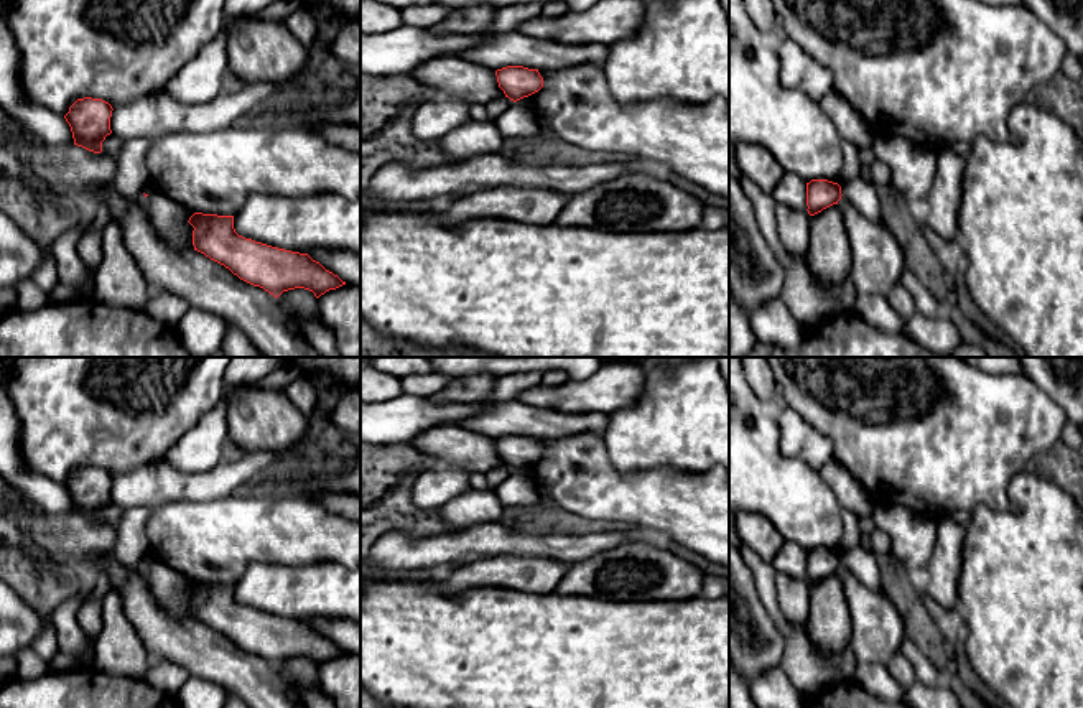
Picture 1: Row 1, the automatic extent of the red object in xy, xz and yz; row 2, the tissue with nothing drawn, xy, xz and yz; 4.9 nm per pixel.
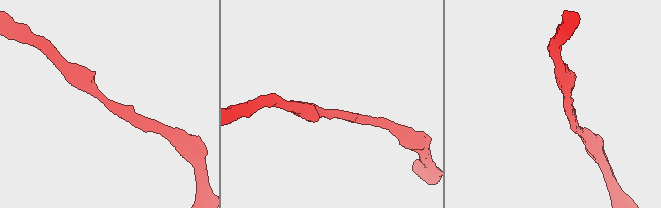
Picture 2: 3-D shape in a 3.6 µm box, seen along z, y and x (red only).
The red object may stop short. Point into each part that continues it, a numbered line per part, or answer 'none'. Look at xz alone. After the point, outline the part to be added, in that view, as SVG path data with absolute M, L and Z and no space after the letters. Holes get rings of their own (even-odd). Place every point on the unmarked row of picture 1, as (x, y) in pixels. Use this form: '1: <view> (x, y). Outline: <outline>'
none

